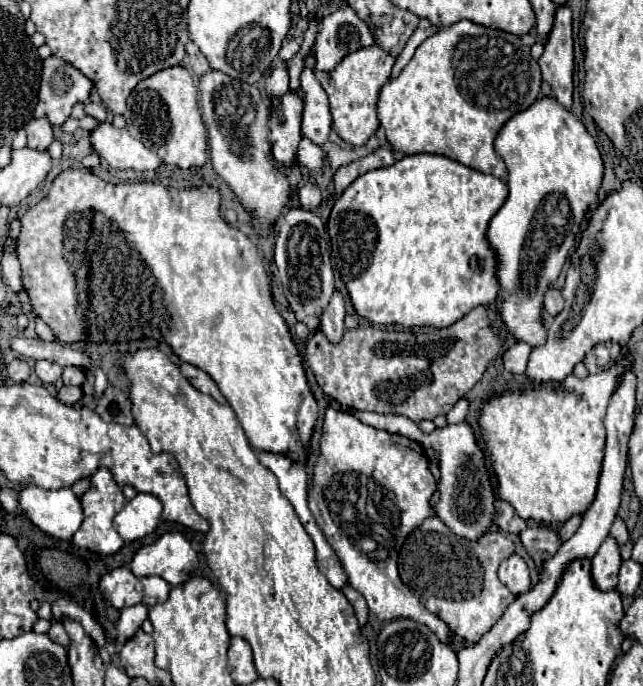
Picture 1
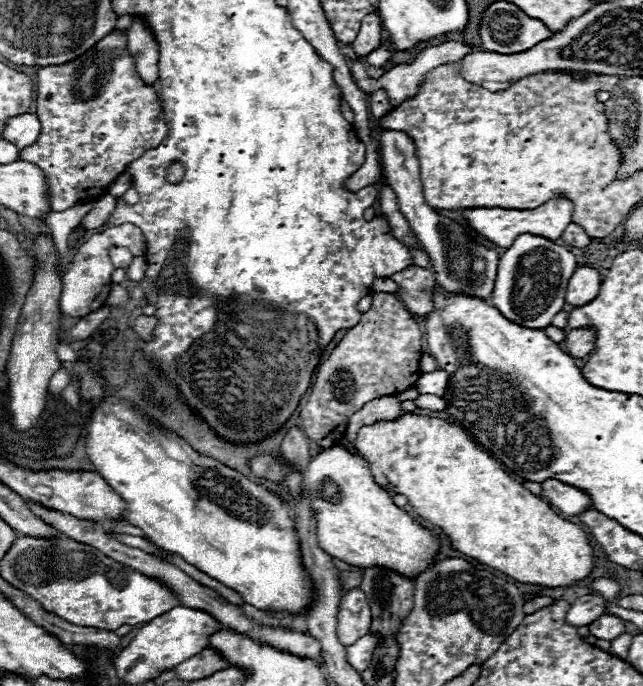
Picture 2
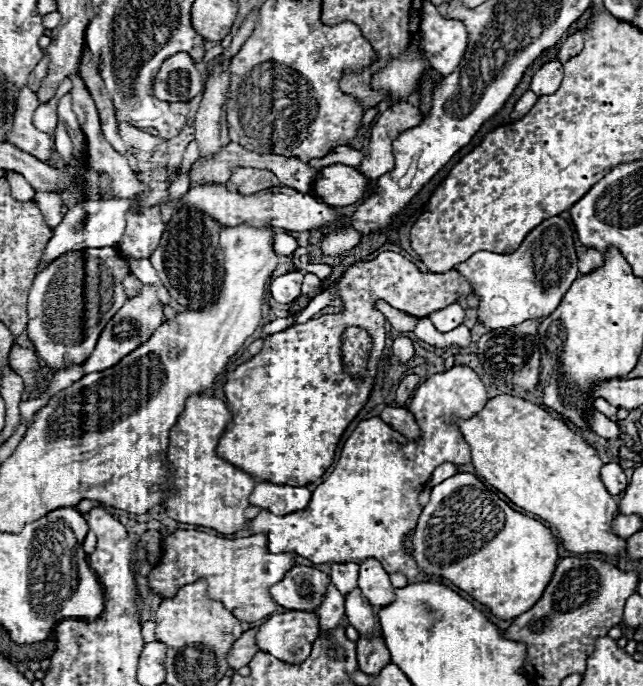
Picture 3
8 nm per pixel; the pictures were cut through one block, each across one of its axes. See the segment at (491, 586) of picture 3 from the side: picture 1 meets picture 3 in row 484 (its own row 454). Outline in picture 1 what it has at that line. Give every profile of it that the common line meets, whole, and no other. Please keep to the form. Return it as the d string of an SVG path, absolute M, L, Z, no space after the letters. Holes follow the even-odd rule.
M354 412L358 420L362 420L368 426L374 426L378 430L386 430L392 434L402 434L420 446L432 448L438 456L438 468L440 468L440 480L438 480L438 492L440 492L440 502L434 506L436 516L458 536L468 538L470 542L480 540L488 528L494 524L492 518L496 514L494 502L494 488L490 482L490 474L484 474L484 462L480 462L482 448L476 444L474 438L474 428L462 420L458 424L448 424L444 428L436 428L430 434L424 434L410 418L396 416L396 414L376 414L376 412Z

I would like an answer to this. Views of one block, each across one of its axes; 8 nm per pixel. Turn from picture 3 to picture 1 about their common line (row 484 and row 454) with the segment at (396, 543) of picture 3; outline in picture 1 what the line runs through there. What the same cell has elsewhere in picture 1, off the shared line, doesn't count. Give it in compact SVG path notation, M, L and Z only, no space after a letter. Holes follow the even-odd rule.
M332 406L326 410L320 436L320 454L314 466L312 486L308 490L310 512L318 528L324 532L326 542L338 554L340 564L348 576L348 584L366 598L372 614L376 614L380 620L416 620L428 626L440 642L452 646L454 632L450 626L436 614L428 612L398 576L398 550L406 536L416 526L420 526L420 522L435 515L428 502L436 490L436 480L428 470L428 458L418 442L398 434L388 434L386 430L376 430L368 424L362 424L352 414L334 410Z

